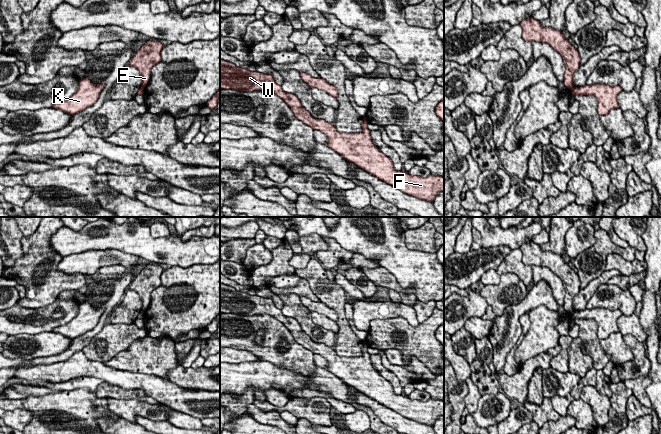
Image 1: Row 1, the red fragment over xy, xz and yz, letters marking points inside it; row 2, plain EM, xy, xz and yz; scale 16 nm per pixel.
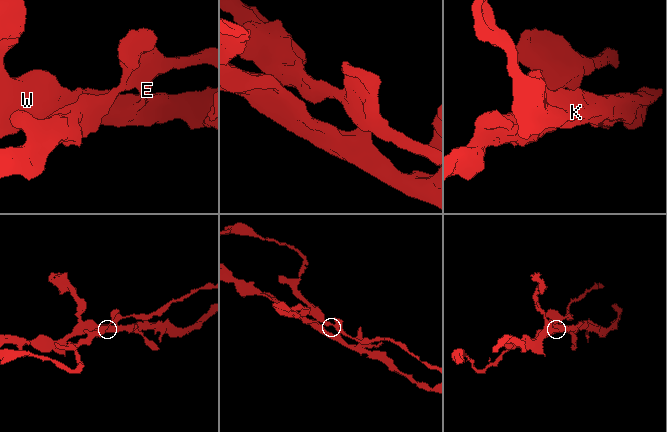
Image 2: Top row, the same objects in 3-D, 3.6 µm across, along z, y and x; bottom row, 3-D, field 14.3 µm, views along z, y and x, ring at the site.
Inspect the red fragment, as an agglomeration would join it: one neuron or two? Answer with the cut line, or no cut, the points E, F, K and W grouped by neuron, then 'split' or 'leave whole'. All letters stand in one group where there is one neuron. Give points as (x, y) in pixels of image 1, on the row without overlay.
cut in yz along (574, 311), (571, 314); E / F K W; split

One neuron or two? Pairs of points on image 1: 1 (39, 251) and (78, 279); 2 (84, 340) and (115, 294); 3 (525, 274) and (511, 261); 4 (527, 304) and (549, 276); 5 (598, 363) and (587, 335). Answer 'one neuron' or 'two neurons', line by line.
1: one neuron
2: one neuron
3: one neuron
4: two neurons
5: one neuron

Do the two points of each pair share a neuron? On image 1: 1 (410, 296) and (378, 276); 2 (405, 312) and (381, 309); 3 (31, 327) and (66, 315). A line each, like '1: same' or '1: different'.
1: same
2: same
3: same

